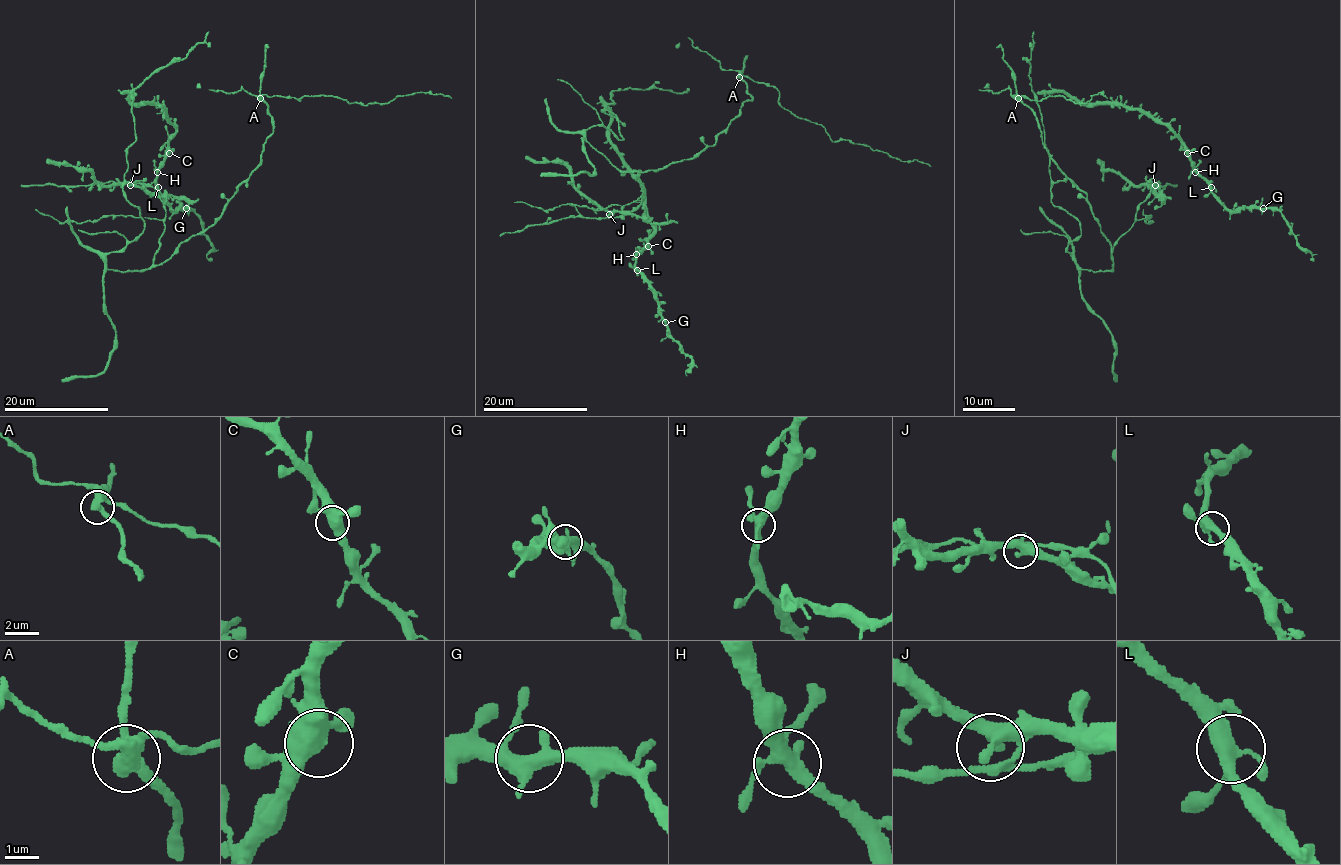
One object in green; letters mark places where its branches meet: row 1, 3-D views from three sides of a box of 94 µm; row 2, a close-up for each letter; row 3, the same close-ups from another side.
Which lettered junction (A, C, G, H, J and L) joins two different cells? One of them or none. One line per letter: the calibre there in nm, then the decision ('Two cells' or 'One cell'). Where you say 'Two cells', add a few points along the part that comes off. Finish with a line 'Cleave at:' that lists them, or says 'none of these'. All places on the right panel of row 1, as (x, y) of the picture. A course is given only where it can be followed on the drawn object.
A: Thickness 400 nm. Two cells. Course of the part to remove: (1018, 97), (1016, 96), (1022, 95), (1033, 100), (1059, 95), (1082, 103), (1081, 105), (1099, 92), (1107, 97)
C: Thickness 440 nm. One cell
G: Thickness 380 nm. One cell
H: Thickness 380 nm. One cell
J: Thickness 320 nm. One cell
L: Thickness 380 nm. One cell
Cleave at: A

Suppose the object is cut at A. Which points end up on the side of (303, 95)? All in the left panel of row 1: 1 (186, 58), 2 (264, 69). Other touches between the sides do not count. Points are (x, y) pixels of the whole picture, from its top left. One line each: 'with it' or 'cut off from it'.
1: cut off from it
2: cut off from it

